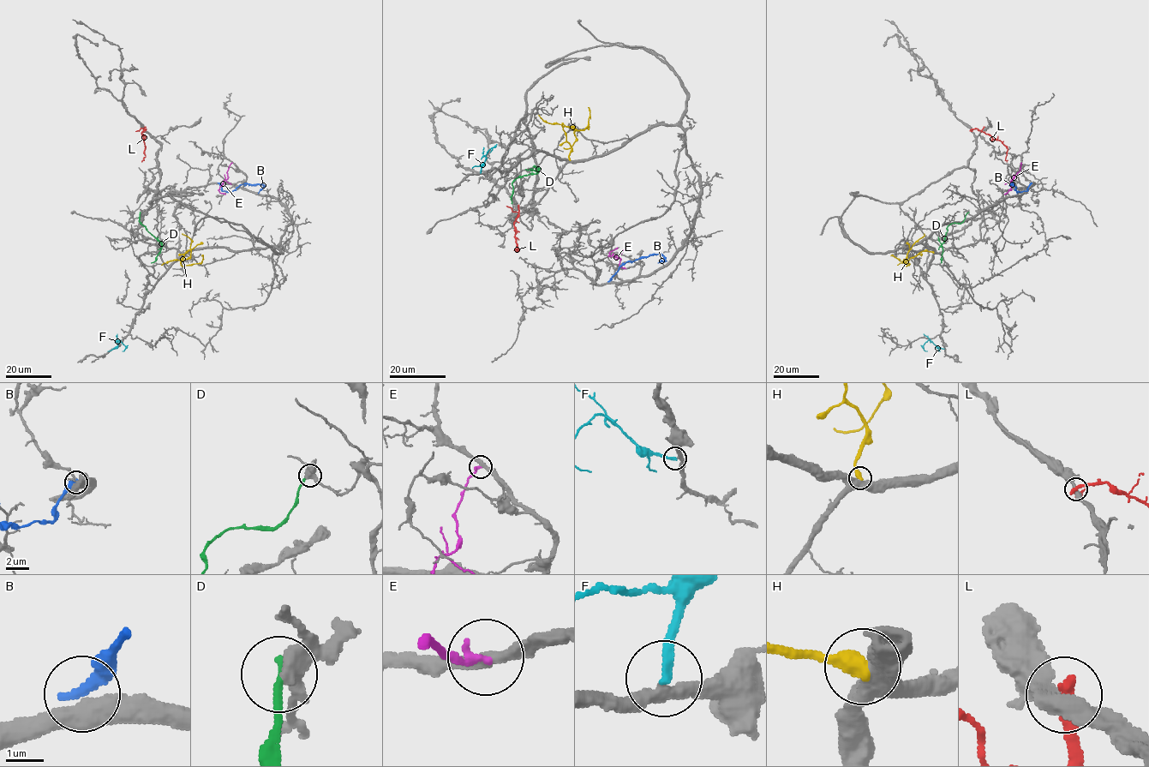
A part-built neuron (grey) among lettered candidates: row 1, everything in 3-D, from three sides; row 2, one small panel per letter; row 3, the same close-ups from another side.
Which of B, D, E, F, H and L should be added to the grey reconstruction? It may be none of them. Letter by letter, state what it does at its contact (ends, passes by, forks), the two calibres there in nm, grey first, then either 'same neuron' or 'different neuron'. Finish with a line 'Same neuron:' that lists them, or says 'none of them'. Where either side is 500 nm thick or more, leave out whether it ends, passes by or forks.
B: it ends; calibres 480 and 380 nm; different neuron
D: it ends; calibres 460 and 220 nm; different neuron
E: it ends; calibres 320 and 200 nm; different neuron
F: it ends; calibres 360 and 200 nm; different neuron
H: calibres 600 and 460 nm; different neuron
L: it ends; calibres 460 and 360 nm; different neuron
Same neuron: none of them

